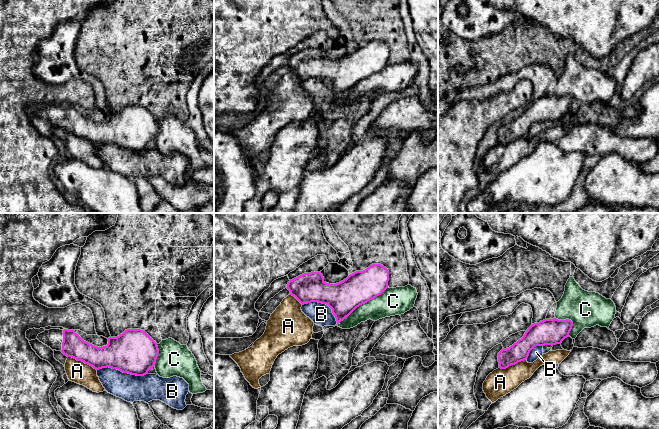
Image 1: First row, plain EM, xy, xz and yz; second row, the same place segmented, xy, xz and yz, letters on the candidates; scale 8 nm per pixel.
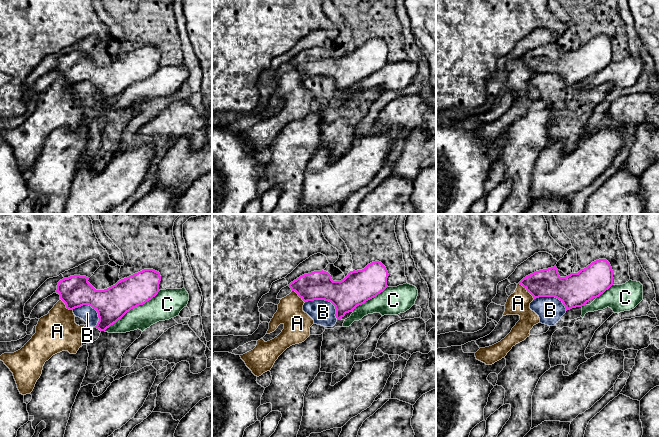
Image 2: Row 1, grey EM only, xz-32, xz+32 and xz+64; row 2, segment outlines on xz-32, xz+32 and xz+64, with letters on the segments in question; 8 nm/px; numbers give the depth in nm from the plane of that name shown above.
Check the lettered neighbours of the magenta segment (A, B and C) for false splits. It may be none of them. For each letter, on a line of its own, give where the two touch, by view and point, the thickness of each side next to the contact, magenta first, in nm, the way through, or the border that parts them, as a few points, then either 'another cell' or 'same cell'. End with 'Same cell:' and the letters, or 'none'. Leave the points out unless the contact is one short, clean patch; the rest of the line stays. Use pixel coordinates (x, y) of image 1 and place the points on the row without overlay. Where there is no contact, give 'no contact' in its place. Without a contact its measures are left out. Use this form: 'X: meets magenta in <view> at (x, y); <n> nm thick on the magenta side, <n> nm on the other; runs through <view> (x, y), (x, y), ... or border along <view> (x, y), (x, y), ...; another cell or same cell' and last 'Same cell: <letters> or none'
A: meets magenta in xy at (82, 137); 190 nm thick on the magenta side, 180 nm on the other; another cell
B: meets magenta in xy at (122, 147); 360 nm thick on the magenta side, 220 nm on the other; another cell
C: meets magenta in xz at (363, 79); 260 nm thick on the magenta side, 220 nm on the other; another cell
Same cell: none

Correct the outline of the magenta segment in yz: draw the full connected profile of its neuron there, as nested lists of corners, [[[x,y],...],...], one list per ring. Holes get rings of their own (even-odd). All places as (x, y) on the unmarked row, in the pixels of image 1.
[[[545,95],[532,100],[516,119],[498,129],[499,144],[506,145],[524,137],[536,122],[556,121],[569,113],[573,98],[569,95]]]

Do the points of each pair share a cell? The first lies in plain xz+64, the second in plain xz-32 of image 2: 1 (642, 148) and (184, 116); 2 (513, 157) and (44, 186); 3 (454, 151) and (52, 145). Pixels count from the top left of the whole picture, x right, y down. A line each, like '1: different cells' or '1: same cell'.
1: different cells
2: same cell
3: different cells

